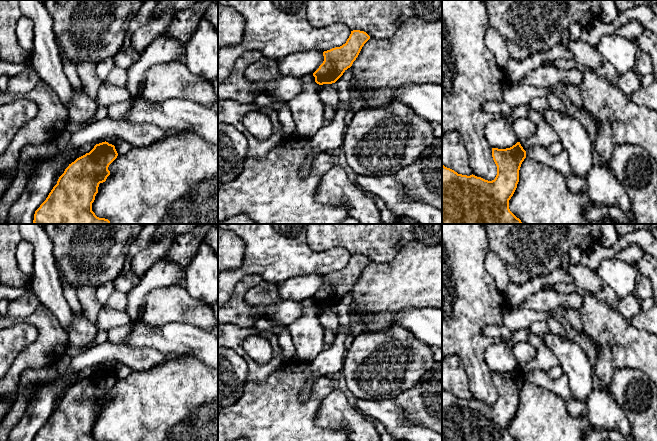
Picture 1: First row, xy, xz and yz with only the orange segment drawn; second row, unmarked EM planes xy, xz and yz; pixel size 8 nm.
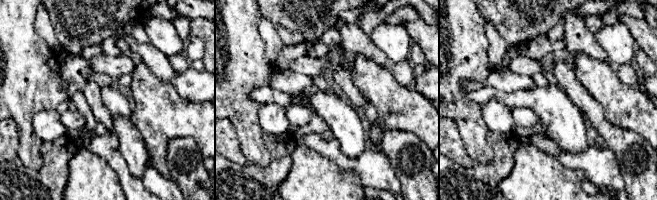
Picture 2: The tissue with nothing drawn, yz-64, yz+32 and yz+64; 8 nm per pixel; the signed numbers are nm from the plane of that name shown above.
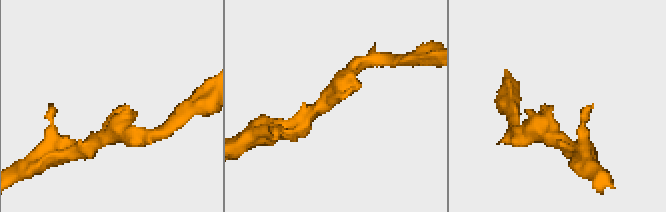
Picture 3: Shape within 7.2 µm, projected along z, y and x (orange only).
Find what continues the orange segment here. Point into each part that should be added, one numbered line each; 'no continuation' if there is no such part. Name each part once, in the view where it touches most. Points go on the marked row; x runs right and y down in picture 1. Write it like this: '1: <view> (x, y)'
no continuation

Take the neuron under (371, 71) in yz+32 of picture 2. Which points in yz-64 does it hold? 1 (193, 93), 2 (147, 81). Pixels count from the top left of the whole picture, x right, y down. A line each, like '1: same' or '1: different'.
1: different
2: same

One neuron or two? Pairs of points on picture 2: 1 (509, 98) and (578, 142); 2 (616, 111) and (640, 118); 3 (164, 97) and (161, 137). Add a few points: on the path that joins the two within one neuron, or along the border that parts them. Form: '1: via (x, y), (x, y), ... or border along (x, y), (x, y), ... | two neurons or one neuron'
1: via (526, 98), (533, 98), (561, 125) | one neuron
2: via (622, 111), (634, 112) | one neuron
3: via (161, 107), (161, 127) | one neuron

